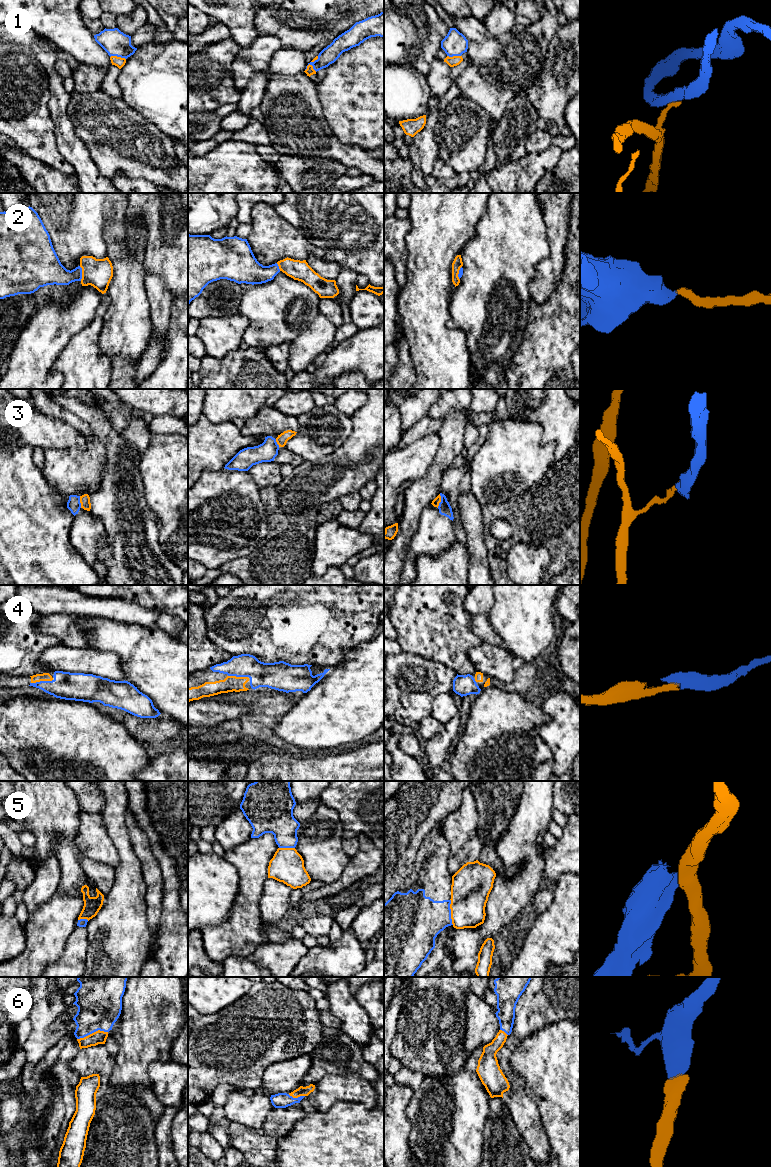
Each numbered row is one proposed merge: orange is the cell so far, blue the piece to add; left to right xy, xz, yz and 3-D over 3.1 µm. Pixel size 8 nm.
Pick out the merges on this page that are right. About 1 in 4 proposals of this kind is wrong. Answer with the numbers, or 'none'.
2, 4, 6

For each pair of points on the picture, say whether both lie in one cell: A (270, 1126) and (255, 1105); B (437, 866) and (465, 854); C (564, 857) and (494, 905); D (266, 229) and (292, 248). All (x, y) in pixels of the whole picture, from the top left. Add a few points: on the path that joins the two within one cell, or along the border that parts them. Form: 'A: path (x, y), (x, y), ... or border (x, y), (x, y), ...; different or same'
A: border (274, 1107), (260, 1127), (247, 1128); different
B: border (450, 856), (448, 869), (452, 875); different
C: border (544, 847), (542, 879); different
D: path (272, 235), (276, 239), (286, 242); same

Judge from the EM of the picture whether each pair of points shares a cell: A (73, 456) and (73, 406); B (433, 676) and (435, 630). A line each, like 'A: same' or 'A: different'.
A: different
B: different

